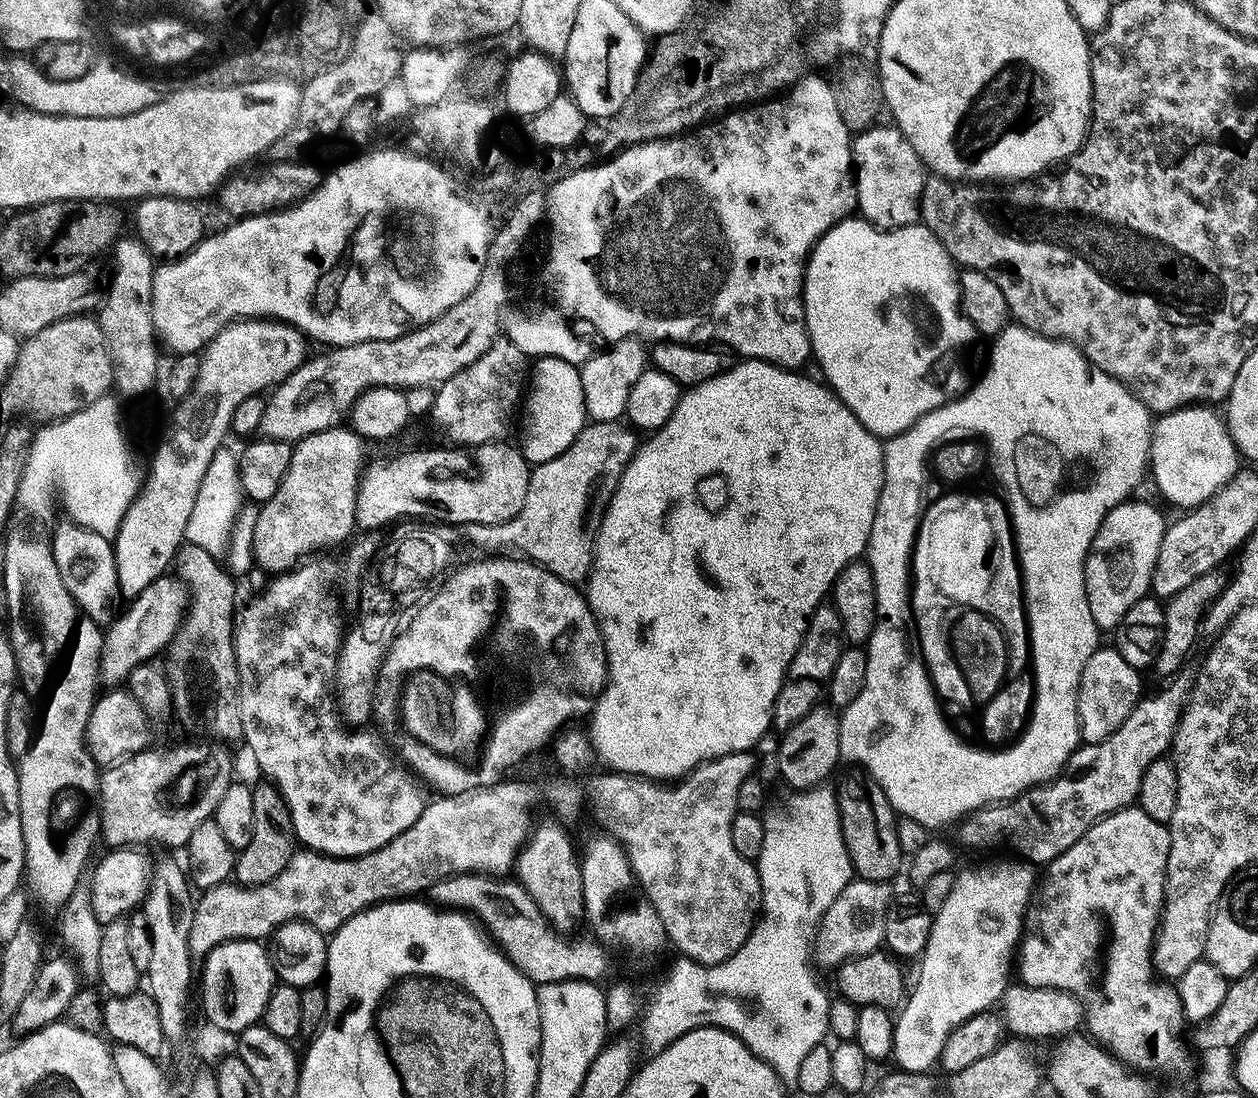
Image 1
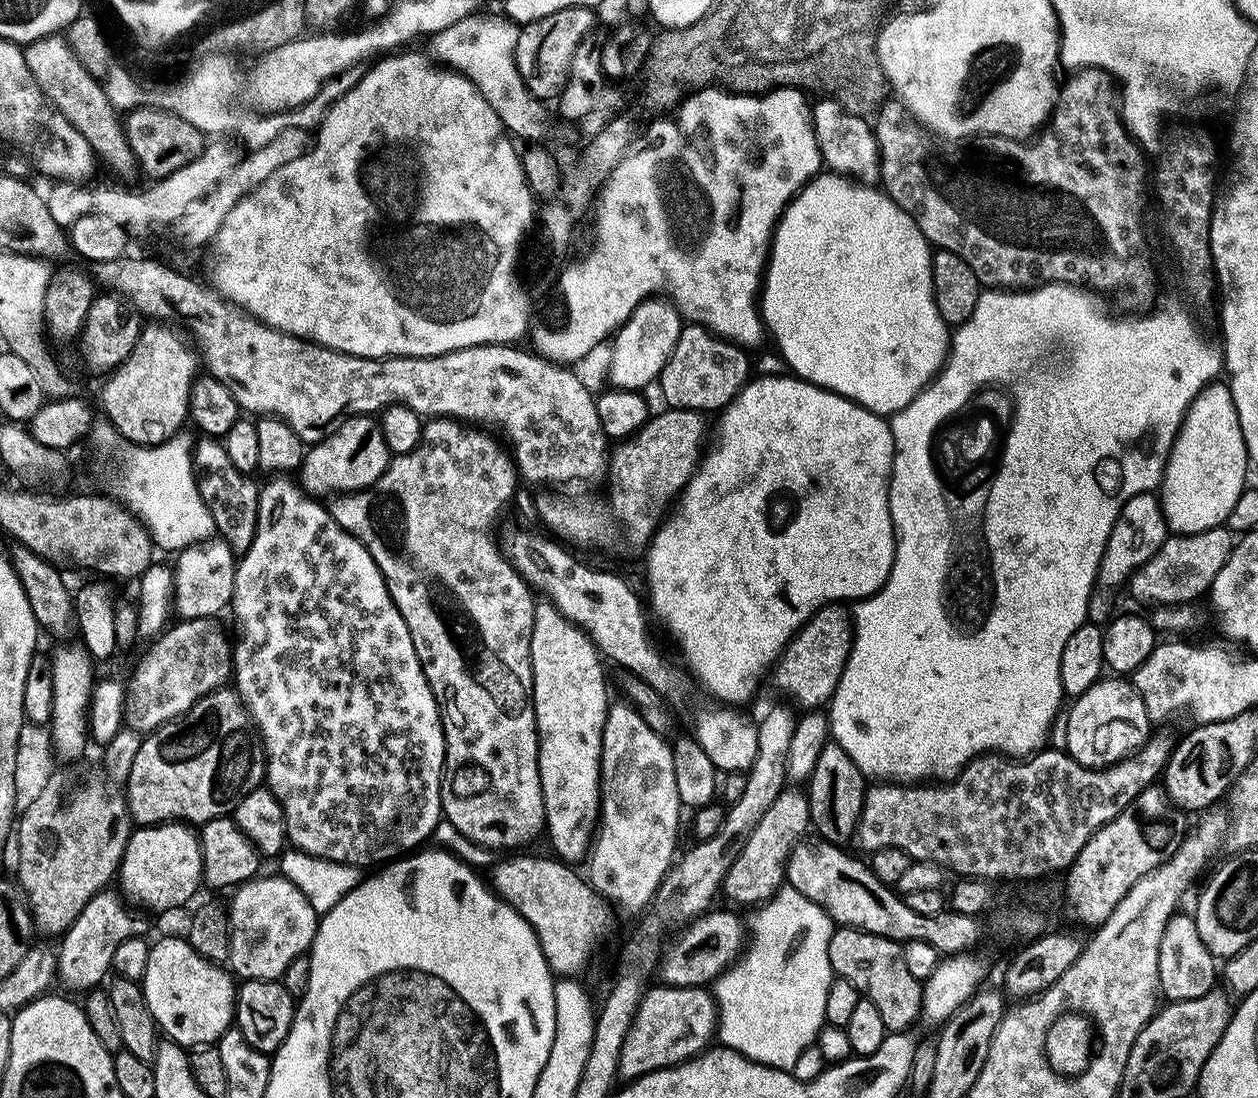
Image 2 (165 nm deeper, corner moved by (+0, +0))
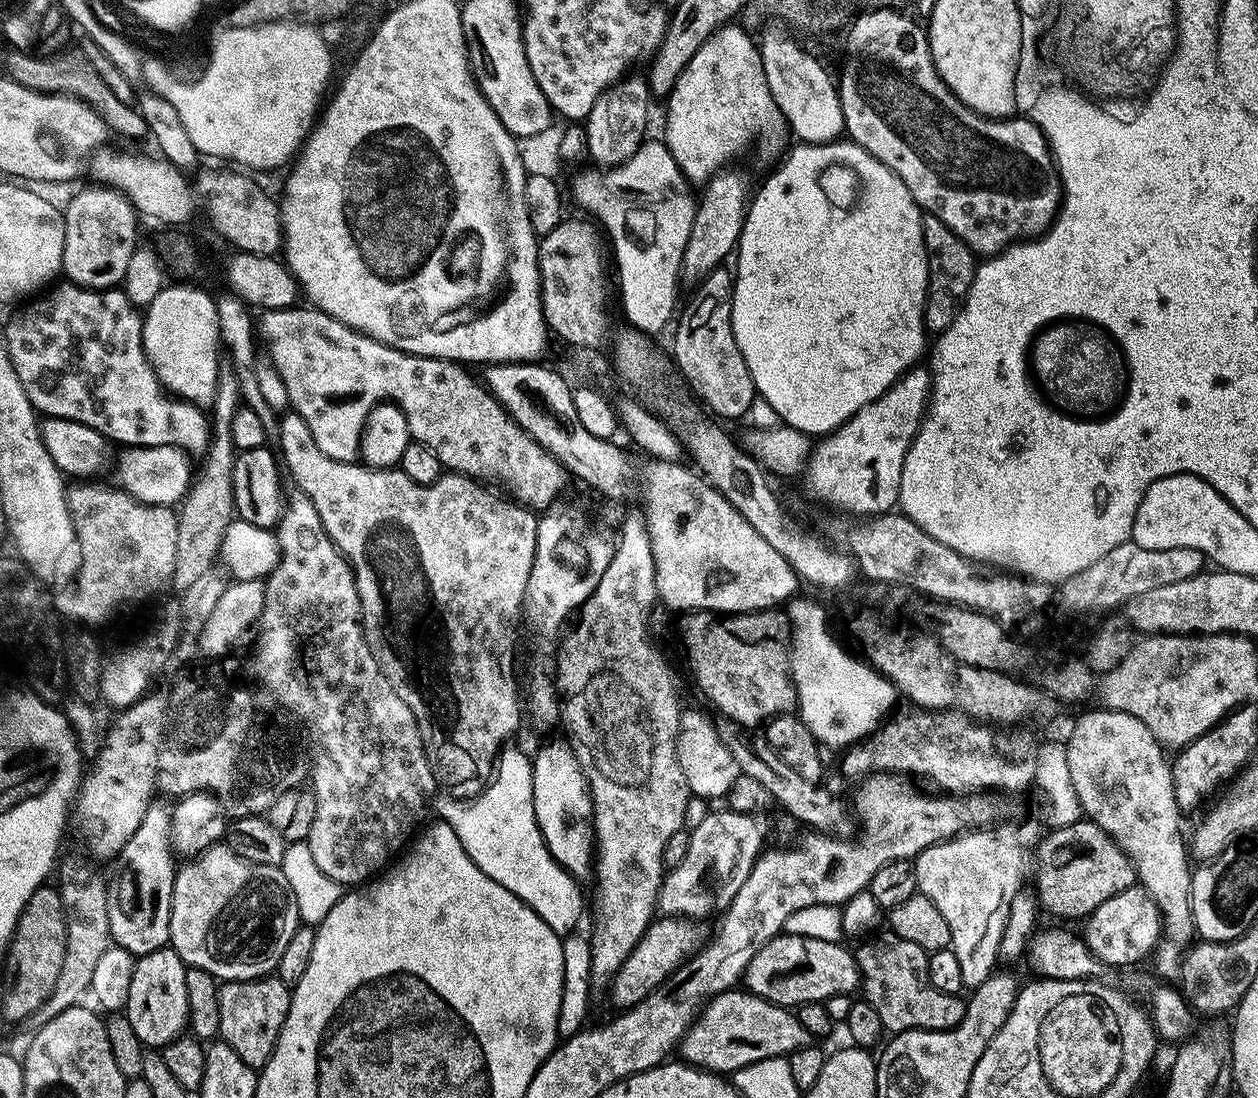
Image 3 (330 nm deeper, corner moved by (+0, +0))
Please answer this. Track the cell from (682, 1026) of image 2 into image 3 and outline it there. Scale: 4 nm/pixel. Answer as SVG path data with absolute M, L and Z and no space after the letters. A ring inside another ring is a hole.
M733 990L708 1001L680 1041L678 1052L693 1068L713 1074L735 1074L758 1062L783 1060L813 1044L814 1037L802 1026L795 1011L771 1004L747 990Z

